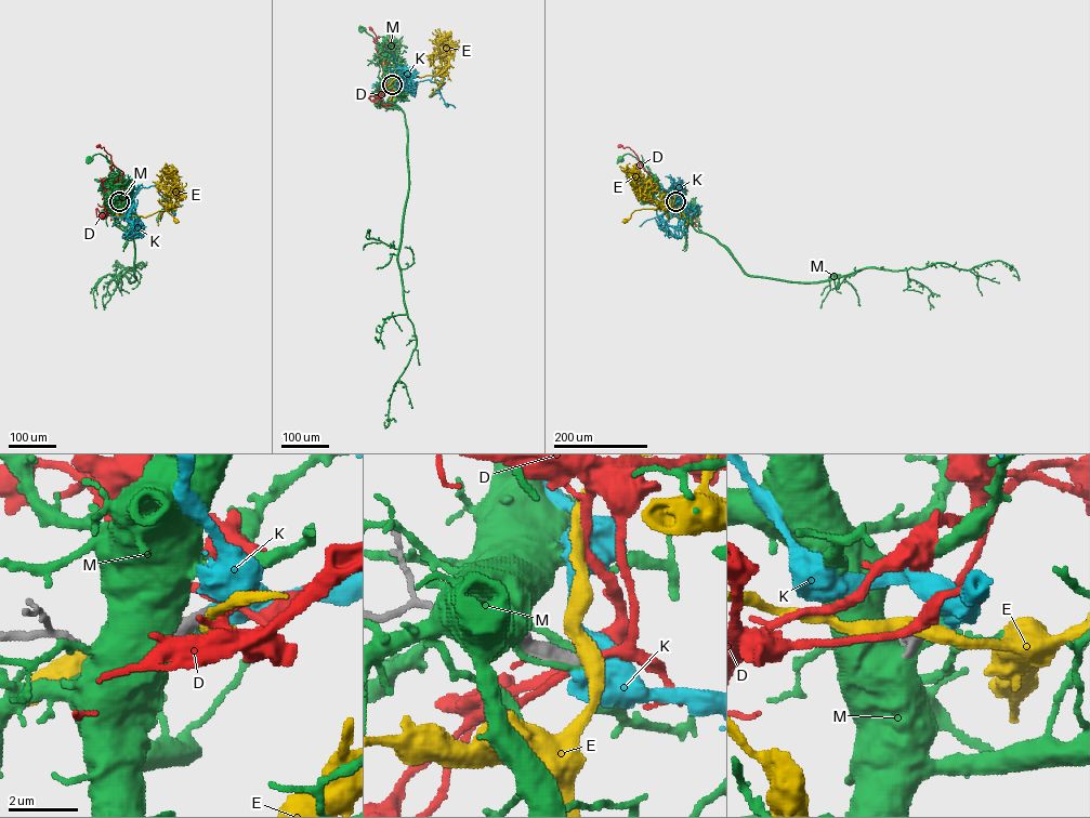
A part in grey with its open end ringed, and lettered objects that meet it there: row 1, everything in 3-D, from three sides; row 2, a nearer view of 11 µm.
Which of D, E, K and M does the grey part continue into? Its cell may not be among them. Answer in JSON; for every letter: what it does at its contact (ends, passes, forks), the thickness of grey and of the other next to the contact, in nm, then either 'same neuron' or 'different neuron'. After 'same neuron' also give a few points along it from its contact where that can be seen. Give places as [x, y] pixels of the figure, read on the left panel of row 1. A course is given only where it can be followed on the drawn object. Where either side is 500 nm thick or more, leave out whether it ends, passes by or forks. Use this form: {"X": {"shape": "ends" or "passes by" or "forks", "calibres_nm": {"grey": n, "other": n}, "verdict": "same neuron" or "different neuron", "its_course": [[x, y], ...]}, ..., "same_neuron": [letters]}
{"D": {"shape": "passes by", "calibres_nm": {"grey": 420, "other": 200}, "verdict": "different neuron"}, "E": {"calibres_nm": {"grey": 500, "other": 440}, "verdict": "different neuron"}, "K": {"calibres_nm": {"grey": 440, "other": 800}, "verdict": "different neuron"}, "M": {"shape": "passes by", "calibres_nm": {"grey": 400, "other": 360}, "verdict": "different neuron"}, "same_neuron": []}

